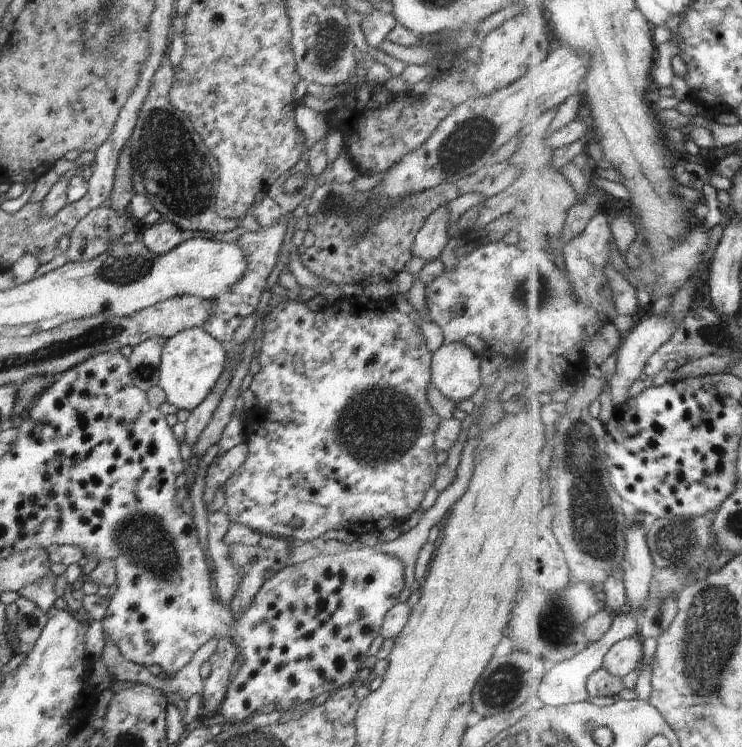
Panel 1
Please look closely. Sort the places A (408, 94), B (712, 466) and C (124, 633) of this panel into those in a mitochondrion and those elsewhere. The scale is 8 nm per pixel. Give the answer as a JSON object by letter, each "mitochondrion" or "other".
{"A":"other","B":"other","C":"other"}

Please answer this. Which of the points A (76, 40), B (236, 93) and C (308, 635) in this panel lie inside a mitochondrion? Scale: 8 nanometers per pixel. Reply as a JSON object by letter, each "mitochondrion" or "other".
{"A":"mitochondrion","B":"other","C":"other"}

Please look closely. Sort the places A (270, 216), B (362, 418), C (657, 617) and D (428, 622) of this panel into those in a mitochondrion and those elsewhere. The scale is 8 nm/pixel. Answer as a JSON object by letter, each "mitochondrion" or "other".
{"A":"other","B":"mitochondrion","C":"mitochondrion","D":"other"}

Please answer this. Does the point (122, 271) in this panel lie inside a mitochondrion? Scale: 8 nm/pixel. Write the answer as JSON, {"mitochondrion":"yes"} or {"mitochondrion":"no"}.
{"mitochondrion":"yes"}

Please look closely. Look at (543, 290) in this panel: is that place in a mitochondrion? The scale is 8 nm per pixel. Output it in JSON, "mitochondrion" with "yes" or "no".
{"mitochondrion":"yes"}

